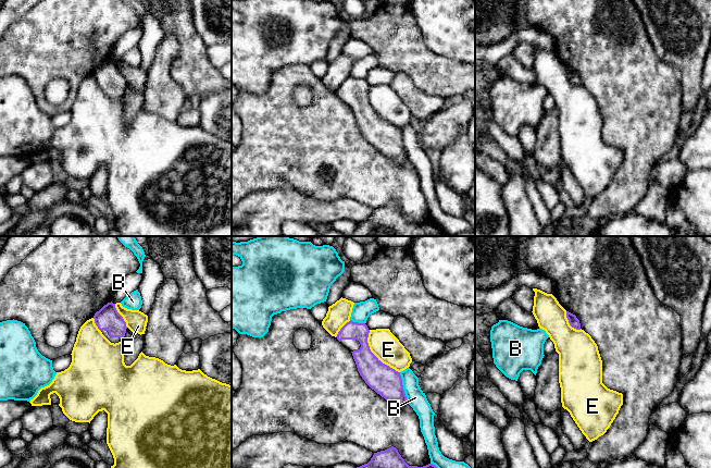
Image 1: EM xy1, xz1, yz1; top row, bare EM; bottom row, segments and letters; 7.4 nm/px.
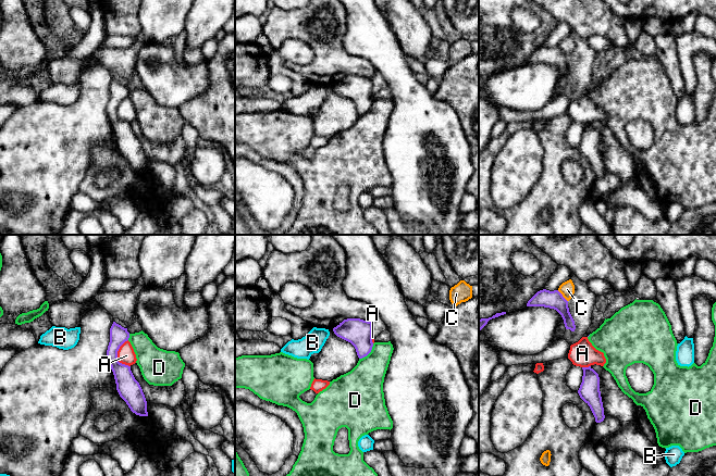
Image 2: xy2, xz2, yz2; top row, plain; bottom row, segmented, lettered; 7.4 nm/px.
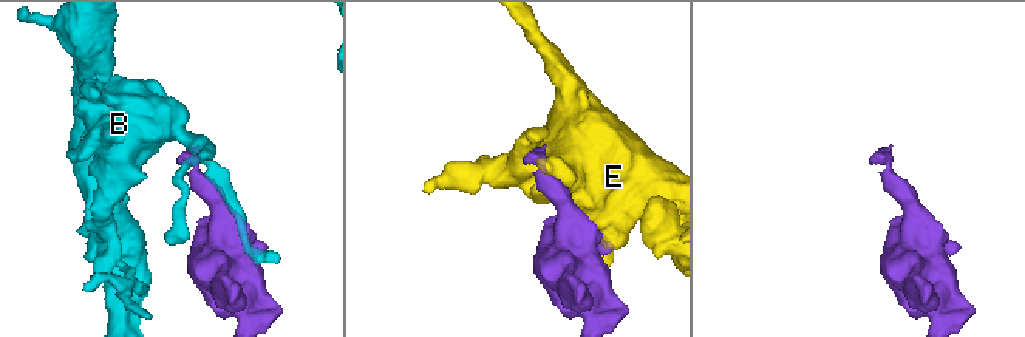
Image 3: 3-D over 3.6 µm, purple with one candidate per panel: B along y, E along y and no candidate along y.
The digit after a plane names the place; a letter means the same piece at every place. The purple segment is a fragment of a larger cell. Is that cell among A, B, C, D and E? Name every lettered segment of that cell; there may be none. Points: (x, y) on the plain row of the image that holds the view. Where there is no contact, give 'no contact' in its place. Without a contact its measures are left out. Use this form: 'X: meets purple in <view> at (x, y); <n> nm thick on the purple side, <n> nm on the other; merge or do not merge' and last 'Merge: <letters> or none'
A: meets purple in xy2 at (116, 112); 160 nm thick on the purple side, 130 nm on the other; do not merge
B: meets purple in xz1 at (402, 144); 220 nm thick on the purple side, 140 nm on the other; do not merge
C: meets purple in yz2 at (562, 52); 130 nm thick on the purple side, 110 nm on the other; do not merge
D: meets purple in xz2 at (368, 110); 200 nm thick on the purple side, 300 nm on the other; do not merge
E: meets purple in xz1 at (374, 111); 220 nm thick on the purple side, 200 nm on the other; do not merge
Merge: none

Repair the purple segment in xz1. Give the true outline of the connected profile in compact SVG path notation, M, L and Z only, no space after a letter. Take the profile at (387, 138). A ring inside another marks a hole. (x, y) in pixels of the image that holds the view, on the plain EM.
M349 77L338 88L337 96L353 112L365 139L387 158L398 163L408 160L400 128L383 120L370 106L370 86L365 79Z

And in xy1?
M112 58L97 67L93 75L98 85L111 99L115 100L124 95L127 85L126 78Z

